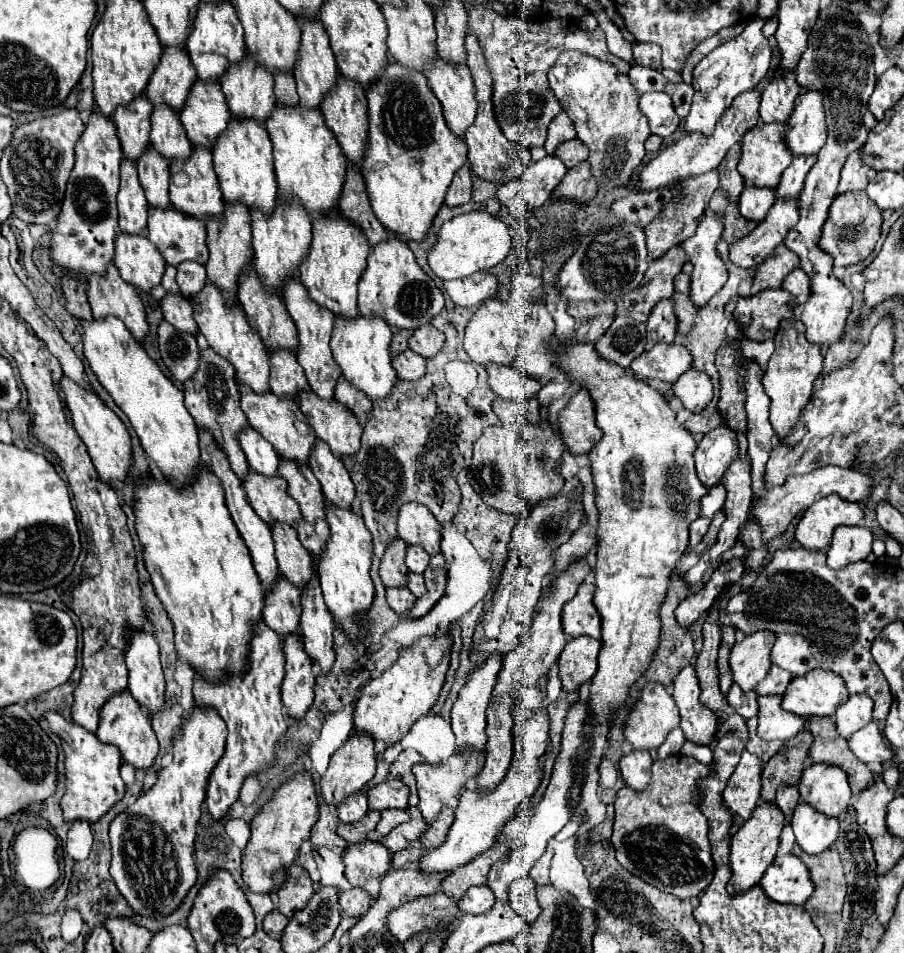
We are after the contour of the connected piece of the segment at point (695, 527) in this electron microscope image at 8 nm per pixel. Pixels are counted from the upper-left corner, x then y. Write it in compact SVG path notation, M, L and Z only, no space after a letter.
M697 518L691 526L689 526L689 548L697 546L701 542L701 538L705 536L707 532L707 524L709 524L709 518Z

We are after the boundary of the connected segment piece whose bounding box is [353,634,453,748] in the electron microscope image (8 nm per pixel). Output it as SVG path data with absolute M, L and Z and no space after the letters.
M423 636L413 646L405 648L397 662L387 668L379 678L373 678L367 686L359 690L353 722L357 734L367 734L375 742L383 740L387 748L399 744L403 736L411 730L411 724L425 716L437 702L445 672L449 666L451 638L443 636Z

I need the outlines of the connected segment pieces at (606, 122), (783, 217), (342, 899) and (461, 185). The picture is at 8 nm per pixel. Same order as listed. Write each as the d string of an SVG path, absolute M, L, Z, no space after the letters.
M567 52L567 62L557 62L549 70L549 84L555 92L557 100L561 102L563 110L569 114L569 118L575 122L577 138L589 148L589 162L593 176L597 176L601 188L613 188L619 184L627 184L633 170L641 164L645 156L645 140L649 138L649 122L647 116L639 108L639 92L633 88L629 76L621 74L615 64L603 62L595 56L583 54L583 52Z
M777 198L765 216L763 224L759 224L751 234L731 244L729 256L741 266L757 266L767 260L775 248L785 240L787 232L799 222L799 200L797 198Z
M351 888L351 890L339 894L339 904L341 904L341 910L347 916L359 918L359 916L363 916L369 910L371 896L363 888Z
M463 166L453 176L453 182L451 182L447 196L445 196L445 206L455 208L455 206L461 206L461 204L467 204L467 200L471 200L471 190L473 190L471 172L469 172L469 168Z

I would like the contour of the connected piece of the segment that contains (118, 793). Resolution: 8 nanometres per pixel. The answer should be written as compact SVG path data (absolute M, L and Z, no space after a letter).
M47 712L45 718L51 730L63 740L63 750L65 750L67 790L65 790L65 796L61 798L63 818L69 824L77 820L95 824L125 796L125 782L119 774L119 768L121 768L119 750L109 748L107 744L99 744L97 736L91 736L91 732L87 732L85 728L79 728L77 724L69 724L63 716L55 712Z

